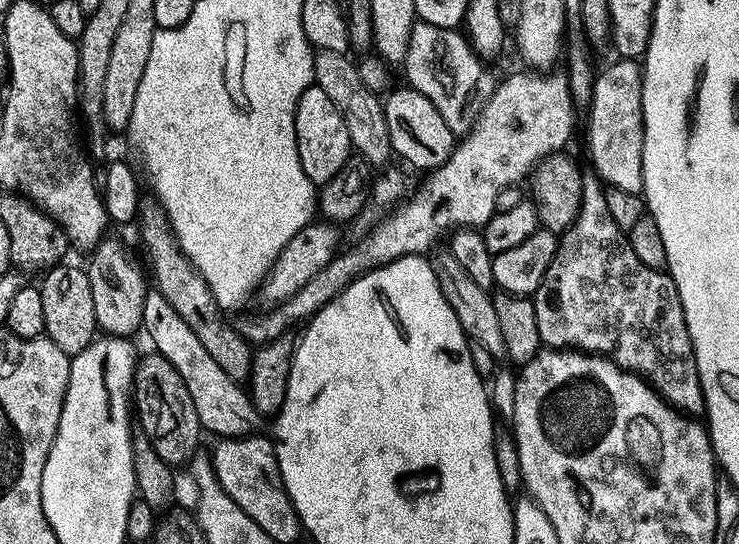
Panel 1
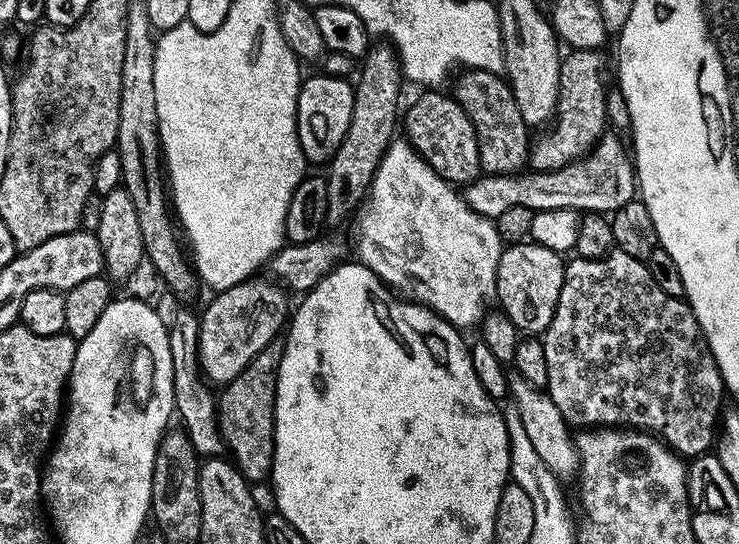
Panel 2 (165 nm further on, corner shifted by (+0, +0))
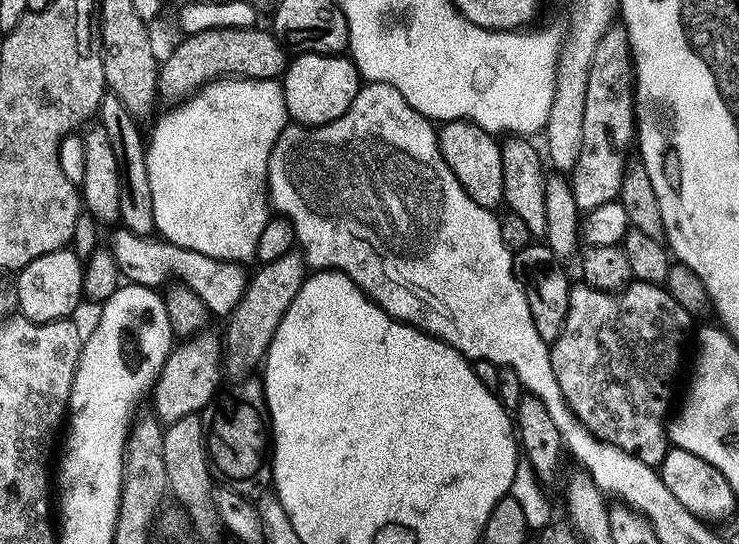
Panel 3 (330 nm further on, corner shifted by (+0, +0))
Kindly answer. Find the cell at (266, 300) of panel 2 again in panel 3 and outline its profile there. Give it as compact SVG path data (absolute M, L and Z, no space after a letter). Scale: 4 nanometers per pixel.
M212 330L198 333L191 339L177 343L168 353L166 362L156 380L156 387L150 393L150 401L156 409L154 415L161 425L173 424L183 416L194 416L213 403L222 381L222 340Z

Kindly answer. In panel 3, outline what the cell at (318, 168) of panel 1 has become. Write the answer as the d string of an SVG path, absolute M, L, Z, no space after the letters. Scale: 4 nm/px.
M301 52L289 59L288 69L282 77L282 87L289 117L295 123L316 128L320 124L334 122L334 118L342 118L342 114L350 110L350 102L354 102L362 87L362 77L347 55Z

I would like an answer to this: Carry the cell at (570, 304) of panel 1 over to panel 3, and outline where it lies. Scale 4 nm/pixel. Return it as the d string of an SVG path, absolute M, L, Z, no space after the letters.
M636 280L621 288L618 292L603 292L597 288L591 288L583 282L573 283L568 290L568 313L566 314L566 322L562 326L562 334L558 334L558 338L550 346L550 351L552 353L552 365L554 366L554 378L558 378L562 398L566 398L570 410L582 422L582 426L586 426L586 430L593 432L599 440L604 440L607 444L613 444L618 450L622 450L642 462L653 466L662 463L670 447L668 425L670 423L670 413L673 411L672 391L676 388L676 379L679 378L680 367L684 364L684 347L687 344L689 347L690 337L694 332L692 324L694 324L694 317L686 310L682 310L682 306L678 306L678 302L674 302L674 298L668 293L667 287Z

